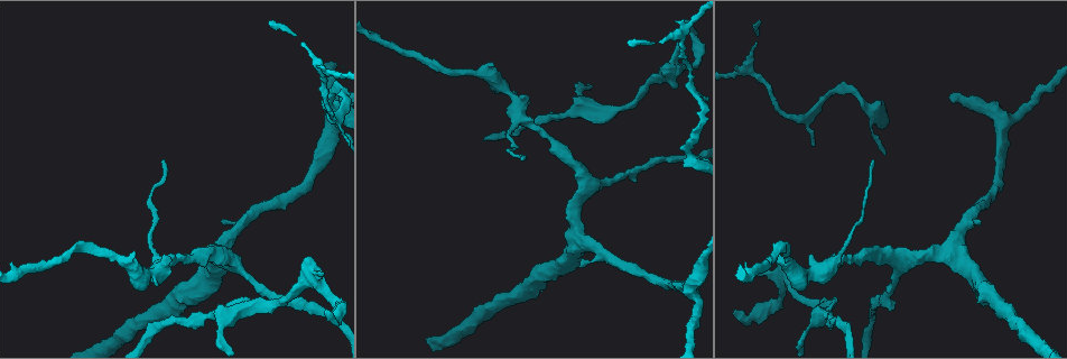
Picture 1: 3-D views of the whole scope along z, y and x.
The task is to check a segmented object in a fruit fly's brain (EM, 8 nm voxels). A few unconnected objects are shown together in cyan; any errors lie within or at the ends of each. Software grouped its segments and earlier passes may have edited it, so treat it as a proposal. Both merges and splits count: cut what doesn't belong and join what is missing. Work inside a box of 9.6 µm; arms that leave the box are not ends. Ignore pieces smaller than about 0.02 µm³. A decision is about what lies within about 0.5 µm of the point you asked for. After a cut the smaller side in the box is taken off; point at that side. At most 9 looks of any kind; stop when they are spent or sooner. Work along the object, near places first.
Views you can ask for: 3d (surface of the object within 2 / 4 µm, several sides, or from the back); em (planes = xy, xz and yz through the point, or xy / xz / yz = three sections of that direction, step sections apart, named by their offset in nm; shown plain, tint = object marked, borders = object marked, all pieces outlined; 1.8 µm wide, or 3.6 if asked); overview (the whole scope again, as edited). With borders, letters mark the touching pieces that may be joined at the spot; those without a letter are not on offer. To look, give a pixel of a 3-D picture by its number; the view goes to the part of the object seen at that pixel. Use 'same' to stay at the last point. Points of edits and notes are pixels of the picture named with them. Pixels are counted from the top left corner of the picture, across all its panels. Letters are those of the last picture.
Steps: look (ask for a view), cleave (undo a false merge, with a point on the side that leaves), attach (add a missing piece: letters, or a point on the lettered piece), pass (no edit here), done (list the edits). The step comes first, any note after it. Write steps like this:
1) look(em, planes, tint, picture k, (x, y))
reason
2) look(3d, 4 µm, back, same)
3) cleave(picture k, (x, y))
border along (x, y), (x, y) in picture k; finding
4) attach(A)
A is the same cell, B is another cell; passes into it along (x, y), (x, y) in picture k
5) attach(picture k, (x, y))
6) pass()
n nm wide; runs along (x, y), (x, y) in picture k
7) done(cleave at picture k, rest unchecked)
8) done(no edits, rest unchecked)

look(3d, 2 µm, picture 1, (735, 311))
an open end

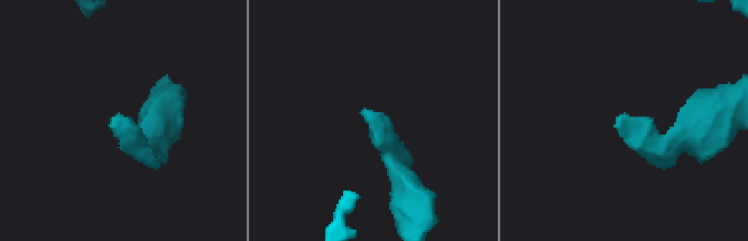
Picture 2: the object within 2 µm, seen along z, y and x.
look(em, xz, step 8, tint, picture 2, (616, 118))
now the EM

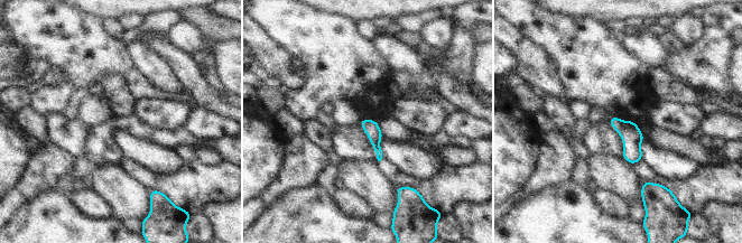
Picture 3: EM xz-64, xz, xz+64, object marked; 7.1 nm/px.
look(em, planes, borders, same)
another direction

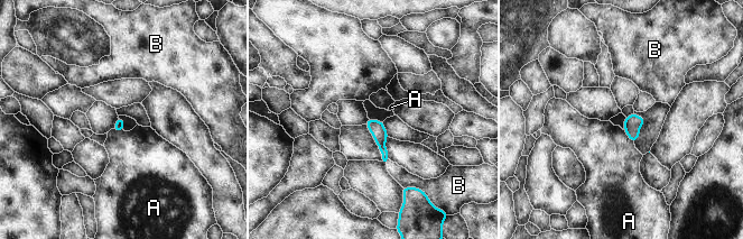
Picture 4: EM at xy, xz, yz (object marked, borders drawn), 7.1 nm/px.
pass()
A and B are other cells; border along (623, 130), (633, 143) in picture 4; no lettered piece goes on from it

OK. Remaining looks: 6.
look(em, planes, borders, picture 1, (307, 260))
thick end

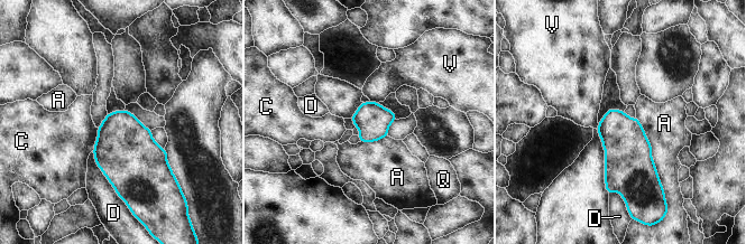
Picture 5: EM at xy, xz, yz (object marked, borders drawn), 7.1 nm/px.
pass()
A touches over 550 nm; A, C, D, Q and V are other cells; no lettered piece goes on from it

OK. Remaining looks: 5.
look(em, planes, plain, picture 1, (863, 103))
abrupt turn

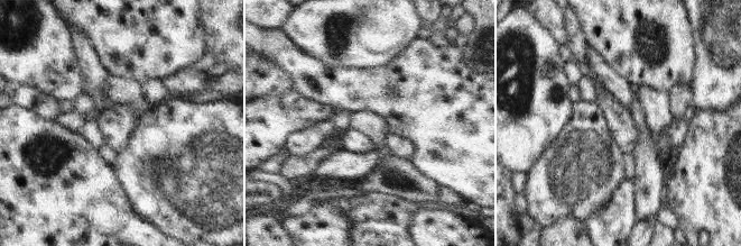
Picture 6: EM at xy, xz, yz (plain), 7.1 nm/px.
look(em, planes, borders, same)
what lies round it

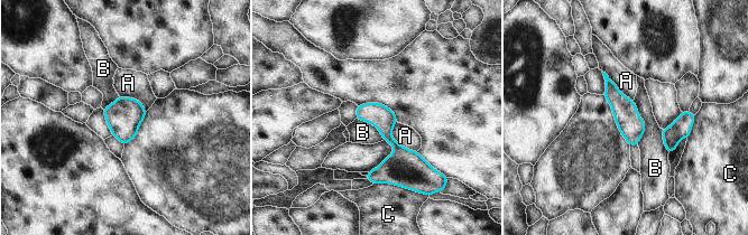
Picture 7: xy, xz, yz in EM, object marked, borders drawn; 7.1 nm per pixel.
pass()
A, B and C are other cells; runs along (359, 107), (397, 147), (394, 181) in picture 7; continuous, no second neuron

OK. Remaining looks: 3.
look(em, planes, borders, picture 1, (220, 221))

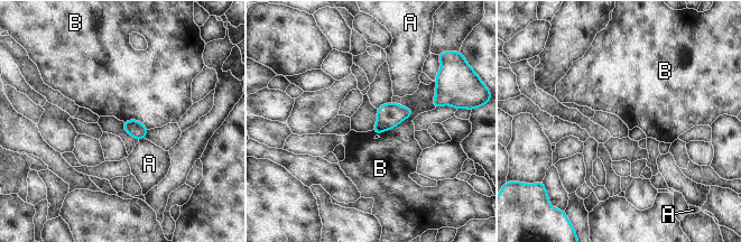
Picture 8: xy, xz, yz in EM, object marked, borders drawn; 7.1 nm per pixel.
pass()
A and B are other cells; none of them fits

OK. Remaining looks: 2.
done(no edits, rest unchecked)

